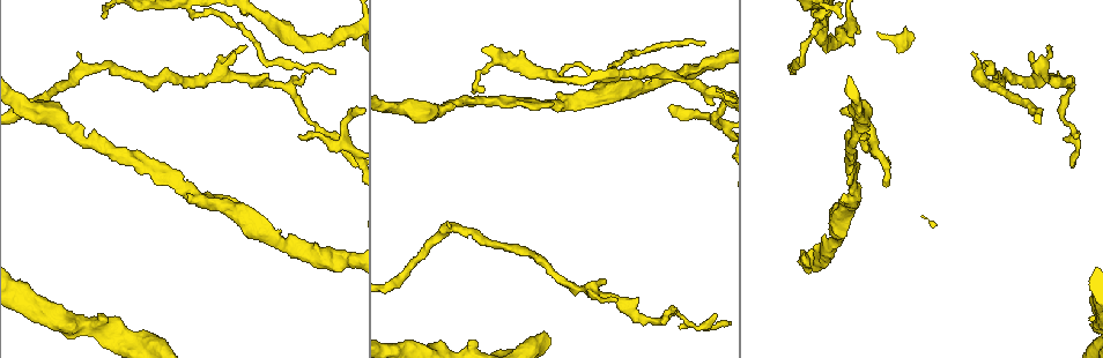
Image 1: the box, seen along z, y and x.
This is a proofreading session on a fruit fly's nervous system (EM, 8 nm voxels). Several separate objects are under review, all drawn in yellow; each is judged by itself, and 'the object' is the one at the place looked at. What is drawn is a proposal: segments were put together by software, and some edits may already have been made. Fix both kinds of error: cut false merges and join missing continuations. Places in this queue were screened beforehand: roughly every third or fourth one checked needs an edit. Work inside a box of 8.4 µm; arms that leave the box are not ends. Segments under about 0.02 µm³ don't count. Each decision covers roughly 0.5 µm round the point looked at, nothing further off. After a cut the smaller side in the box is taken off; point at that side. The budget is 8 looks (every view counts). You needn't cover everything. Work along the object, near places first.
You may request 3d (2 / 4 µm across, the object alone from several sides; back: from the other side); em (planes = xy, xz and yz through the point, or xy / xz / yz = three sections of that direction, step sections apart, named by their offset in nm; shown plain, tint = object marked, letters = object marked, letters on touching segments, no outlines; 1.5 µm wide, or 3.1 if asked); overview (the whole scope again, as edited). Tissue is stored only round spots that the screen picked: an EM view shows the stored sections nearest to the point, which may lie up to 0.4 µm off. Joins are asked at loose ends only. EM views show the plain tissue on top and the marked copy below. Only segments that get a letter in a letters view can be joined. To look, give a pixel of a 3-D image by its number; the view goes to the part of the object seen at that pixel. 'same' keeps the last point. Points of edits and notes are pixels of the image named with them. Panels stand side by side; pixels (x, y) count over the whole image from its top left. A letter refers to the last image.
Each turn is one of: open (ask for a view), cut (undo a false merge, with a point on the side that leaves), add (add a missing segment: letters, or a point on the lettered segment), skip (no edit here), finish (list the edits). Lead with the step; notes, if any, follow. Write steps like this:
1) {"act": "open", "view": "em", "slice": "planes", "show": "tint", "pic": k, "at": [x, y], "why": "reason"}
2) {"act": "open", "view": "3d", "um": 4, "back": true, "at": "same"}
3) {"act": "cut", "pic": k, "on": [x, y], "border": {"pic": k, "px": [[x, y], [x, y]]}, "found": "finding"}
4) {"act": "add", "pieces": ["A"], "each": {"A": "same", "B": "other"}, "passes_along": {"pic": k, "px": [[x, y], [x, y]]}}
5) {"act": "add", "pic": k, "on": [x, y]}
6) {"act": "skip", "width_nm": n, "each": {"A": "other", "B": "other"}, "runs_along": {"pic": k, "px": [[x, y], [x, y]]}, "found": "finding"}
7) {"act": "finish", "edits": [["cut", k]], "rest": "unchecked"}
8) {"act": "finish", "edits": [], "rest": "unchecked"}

{"act": "open", "view": "3d", "um": 4, "pic": 1, "at": [1057, 71]}

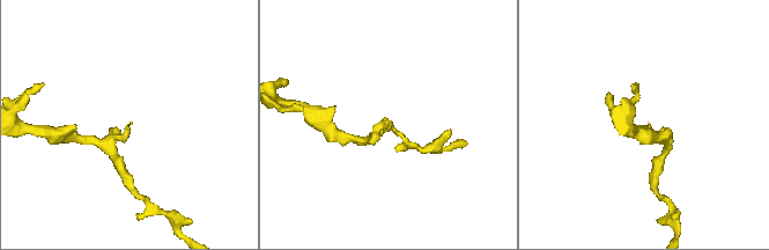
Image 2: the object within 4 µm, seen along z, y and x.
{"act": "open", "view": "em", "slice": "planes", "show": "letters", "pic": 2, "at": [388, 120]}

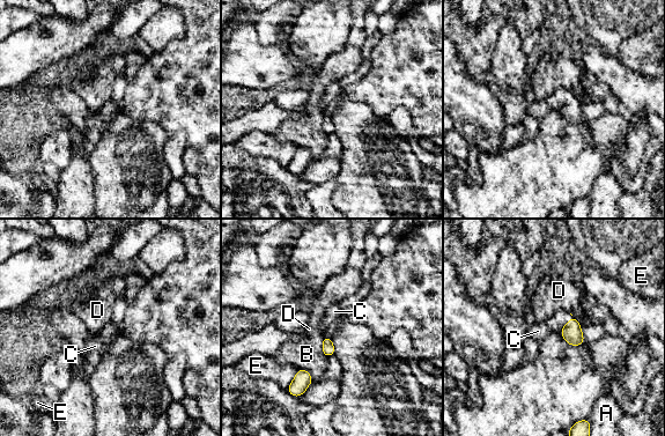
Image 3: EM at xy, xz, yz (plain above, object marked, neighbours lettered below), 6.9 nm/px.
{"act": "skip", "width_nm": 80, "each": {"A": "other", "B": "other", "C": "other", "D": "other", "E": "other"}, "border": {"pic": 3, "px": [[298, 368], [303, 368], [313, 378]]}, "found": "no lettered segment goes on from it"}

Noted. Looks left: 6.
{"act": "open", "view": "em", "slice": "xz", "step": 4, "show": "tint", "pic": 1, "at": [1040, 73], "why": "arms part here"}

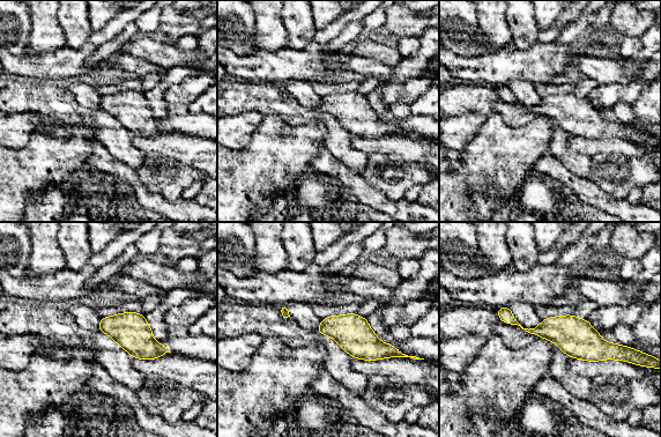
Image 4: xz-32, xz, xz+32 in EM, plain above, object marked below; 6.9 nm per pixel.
{"act": "open", "view": "em", "slice": "xz", "step": 4, "show": "letters", "at": "same"}

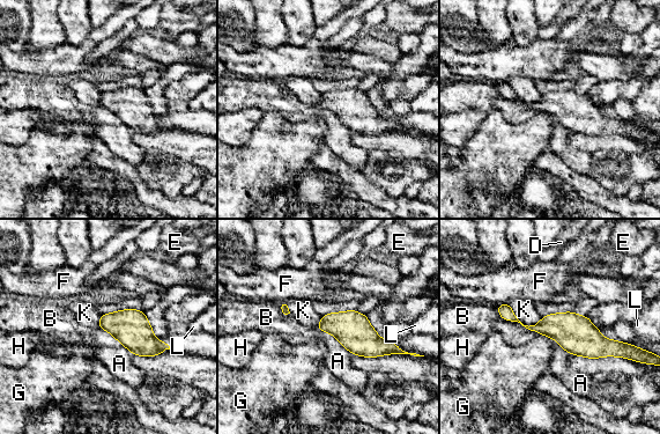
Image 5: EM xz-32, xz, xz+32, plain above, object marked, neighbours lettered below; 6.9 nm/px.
{"act": "skip", "width_nm": 260, "longest_contact_nm": ["B", 380], "each": {"A": "other", "B": "other", "D": "other", "E": "other", "F": "other", "G": "other", "H": "other", "K": "other", "L": "other"}, "found": "all the same cell"}

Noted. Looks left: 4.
{"act": "open", "view": "3d", "um": 2, "pic": 1, "at": [106, 17], "why": "long arm stops here"}

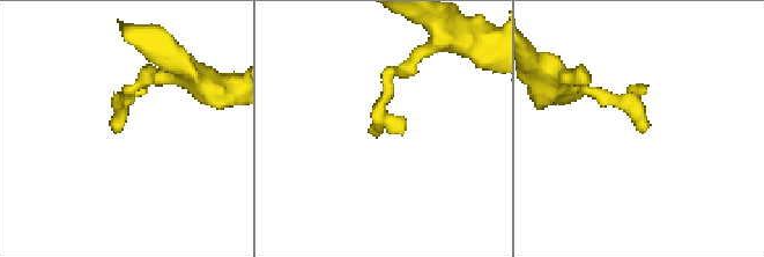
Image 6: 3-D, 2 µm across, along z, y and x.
{"act": "open", "view": "em", "slice": "planes", "show": "tint", "pic": 6, "at": [644, 132]}

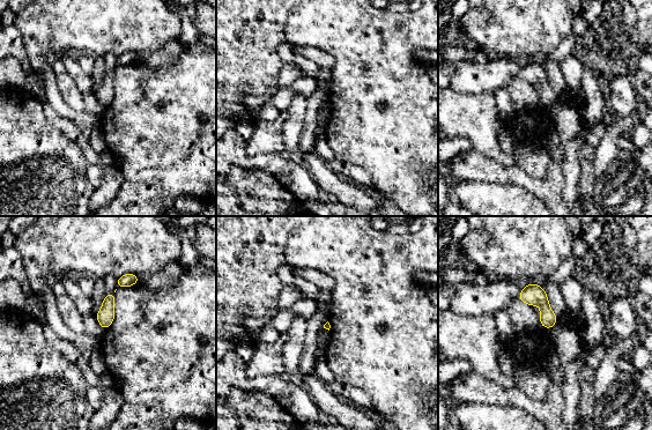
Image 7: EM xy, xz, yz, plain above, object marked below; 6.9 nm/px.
{"act": "open", "view": "em", "slice": "planes", "show": "letters", "at": "same"}

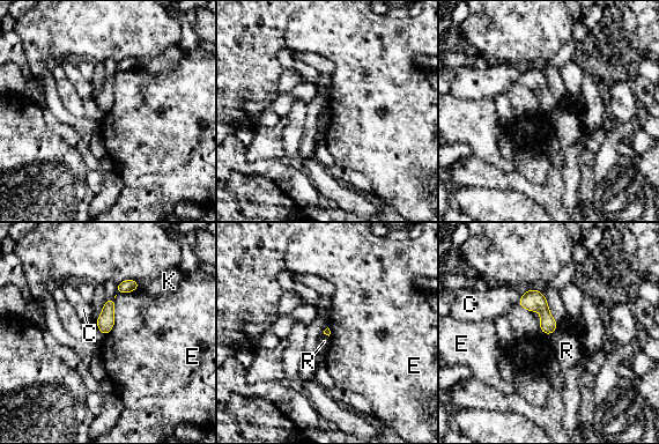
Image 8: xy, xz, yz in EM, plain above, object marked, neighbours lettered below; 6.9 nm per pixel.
{"act": "skip", "longest_contact_nm": ["E", 420], "each": {"C": "other", "E": "other", "K": "other", "R": "other"}, "found": "no lettered segment goes on from it"}

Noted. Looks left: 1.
{"act": "finish", "edits": [], "rest": "unchecked"}

